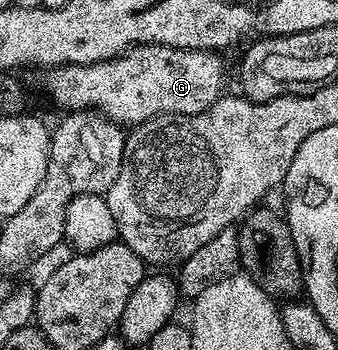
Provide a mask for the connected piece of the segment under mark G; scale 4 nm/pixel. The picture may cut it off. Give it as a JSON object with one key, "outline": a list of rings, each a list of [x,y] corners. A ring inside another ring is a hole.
{"outline":[[[138,45],[119,57],[94,65],[58,65],[45,77],[45,89],[61,111],[91,109],[122,127],[136,127],[164,113],[195,115],[205,113],[226,92],[225,65],[218,52],[207,49],[176,49],[166,45]]]}

